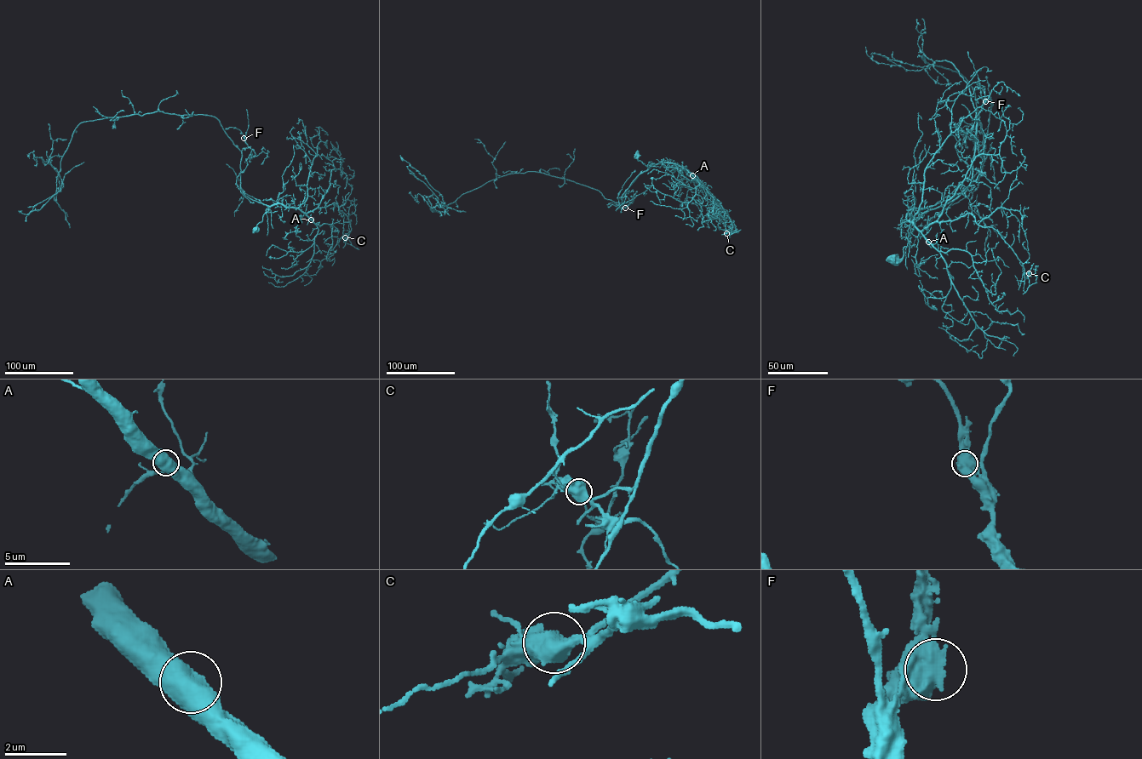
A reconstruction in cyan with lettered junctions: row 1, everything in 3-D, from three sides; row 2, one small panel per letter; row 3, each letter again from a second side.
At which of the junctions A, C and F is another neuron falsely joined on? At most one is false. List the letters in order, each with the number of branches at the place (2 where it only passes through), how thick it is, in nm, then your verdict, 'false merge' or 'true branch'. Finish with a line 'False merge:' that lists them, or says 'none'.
A: 2 branches meet; 700 nm thick; true branch
C: 2 branches meet; 800 nm thick; false merge
F: 2 branches meet; 750 nm thick; true branch
False merge: C

